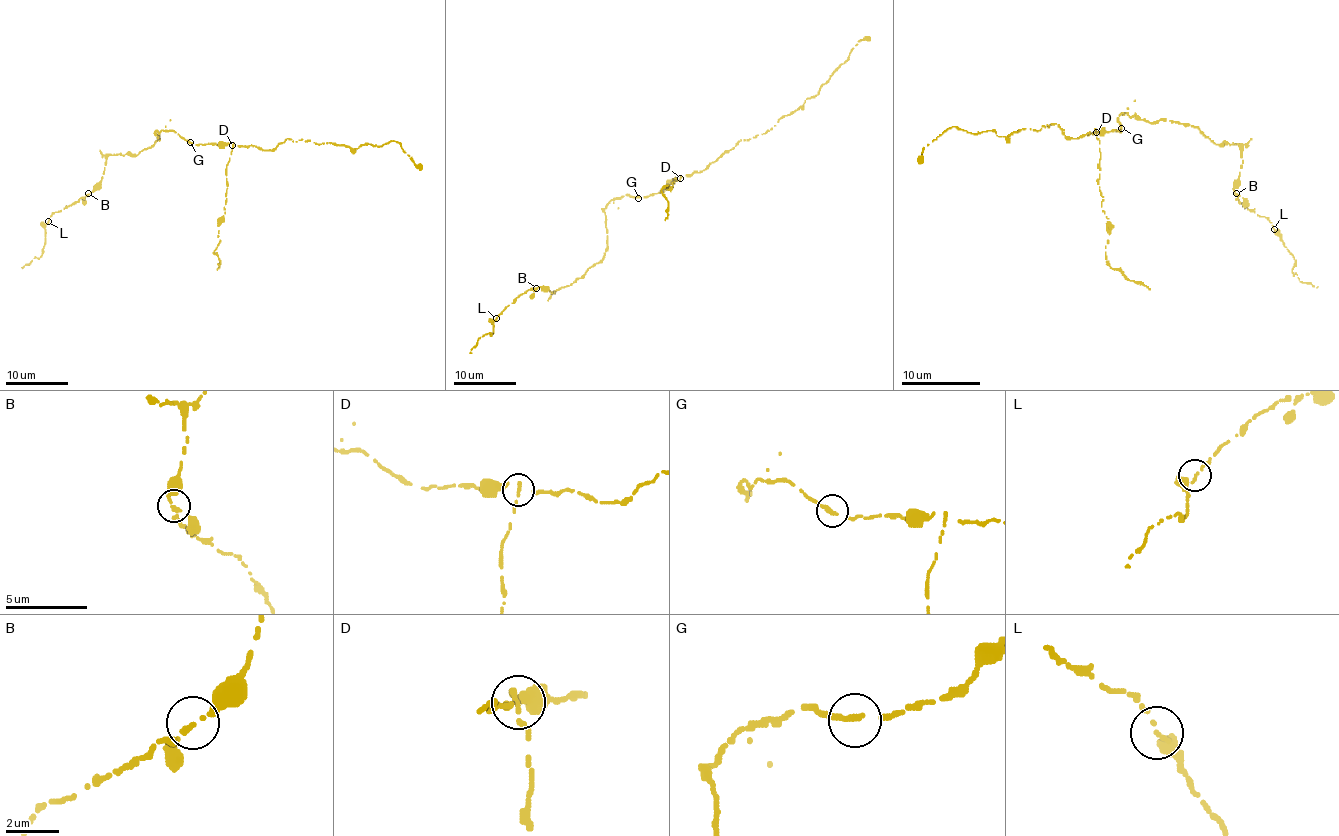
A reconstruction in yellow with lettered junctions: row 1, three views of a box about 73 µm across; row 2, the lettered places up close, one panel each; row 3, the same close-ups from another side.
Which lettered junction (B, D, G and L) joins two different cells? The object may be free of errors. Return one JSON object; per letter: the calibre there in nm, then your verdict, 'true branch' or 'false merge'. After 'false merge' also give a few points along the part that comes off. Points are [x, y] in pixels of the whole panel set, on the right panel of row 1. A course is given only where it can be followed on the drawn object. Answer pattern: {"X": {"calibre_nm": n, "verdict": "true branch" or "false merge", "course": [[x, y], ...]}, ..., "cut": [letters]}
{"B": {"calibre_nm": 140, "verdict": "true branch"}, "D": {"calibre_nm": 120, "verdict": "false merge", "course": [[1096, 132], [1102, 211], [1110, 221], [1106, 262], [1149, 290]]}, "G": {"calibre_nm": 180, "verdict": "true branch"}, "L": {"calibre_nm": 110, "verdict": "true branch"}, "cut": ["D"]}

